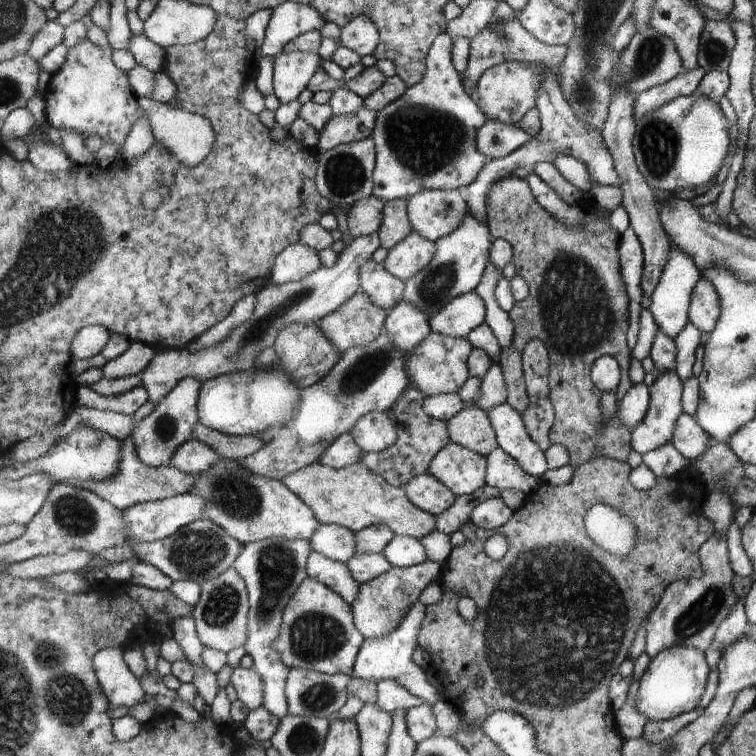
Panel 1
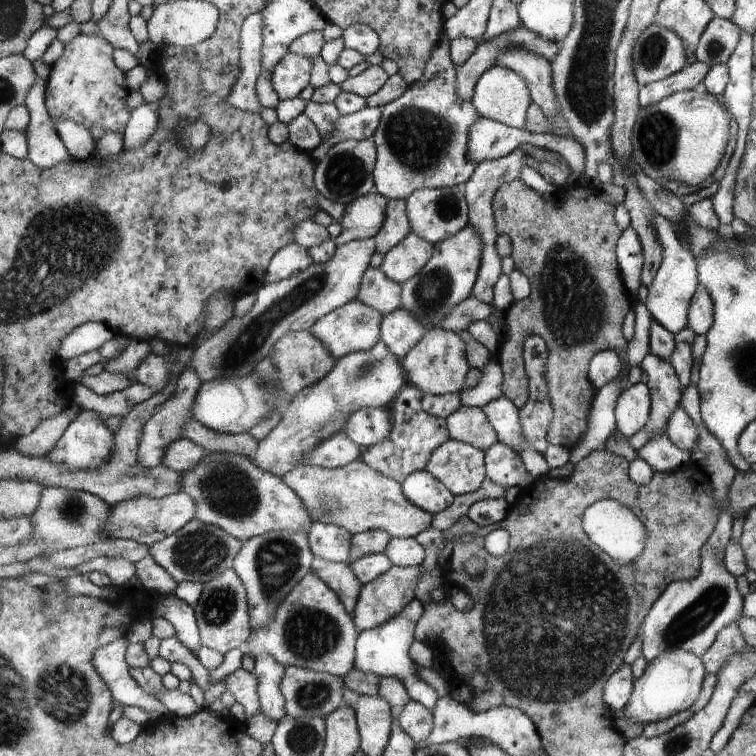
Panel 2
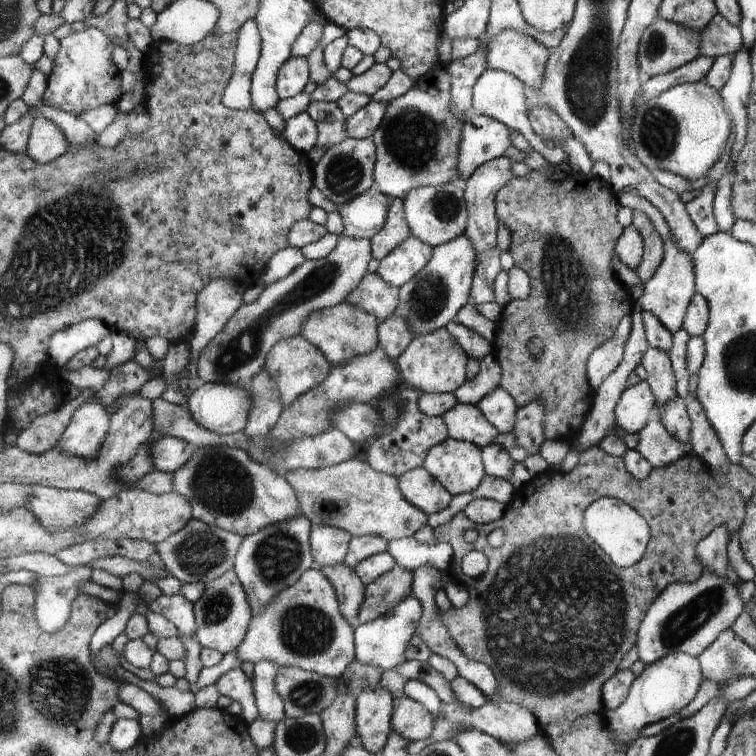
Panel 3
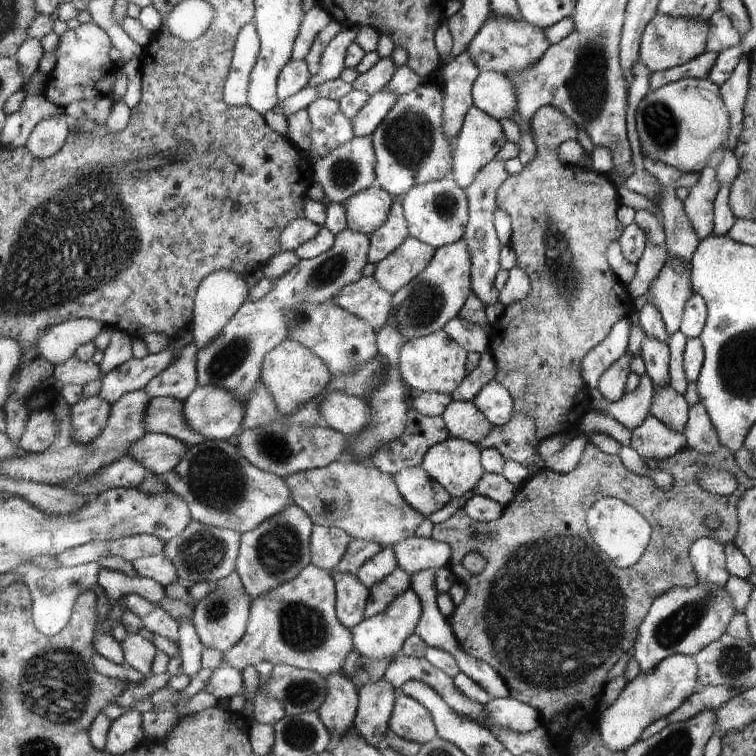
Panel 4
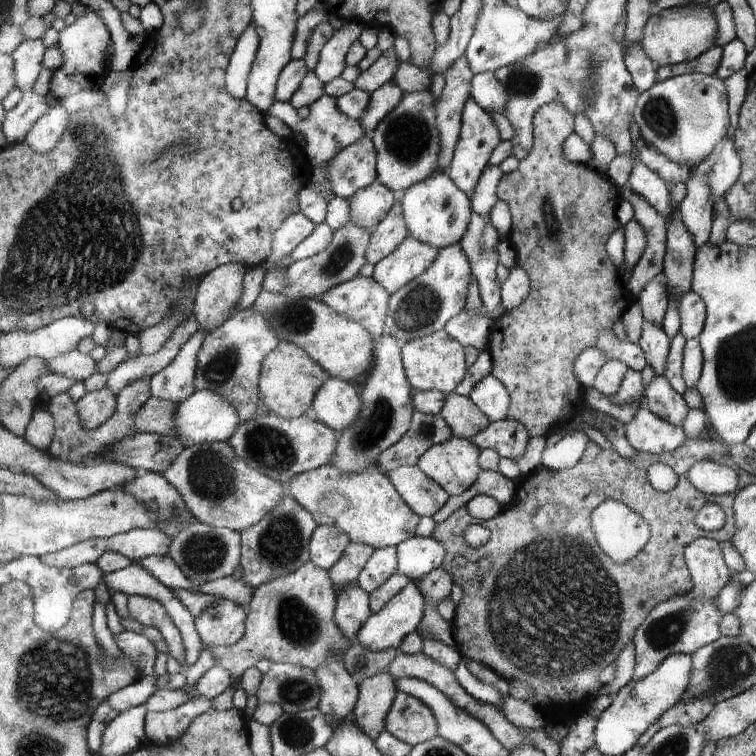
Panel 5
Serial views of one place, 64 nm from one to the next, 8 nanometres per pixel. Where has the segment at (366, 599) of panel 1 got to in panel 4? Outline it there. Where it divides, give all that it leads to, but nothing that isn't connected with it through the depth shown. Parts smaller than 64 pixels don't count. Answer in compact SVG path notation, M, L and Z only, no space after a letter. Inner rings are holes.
M399 567L386 580L369 589L370 600L367 604L366 619L386 612L398 597L406 594L411 588L412 575Z

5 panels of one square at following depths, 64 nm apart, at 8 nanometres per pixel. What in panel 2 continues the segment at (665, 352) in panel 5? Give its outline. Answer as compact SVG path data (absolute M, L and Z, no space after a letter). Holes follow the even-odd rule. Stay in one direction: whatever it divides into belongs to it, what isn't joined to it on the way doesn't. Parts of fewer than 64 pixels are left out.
M650 354L642 367L649 376L647 382L652 393L652 410L648 426L638 434L628 437L629 446L639 452L647 444L655 431L666 433L667 422L672 413L680 406L681 384L670 360Z

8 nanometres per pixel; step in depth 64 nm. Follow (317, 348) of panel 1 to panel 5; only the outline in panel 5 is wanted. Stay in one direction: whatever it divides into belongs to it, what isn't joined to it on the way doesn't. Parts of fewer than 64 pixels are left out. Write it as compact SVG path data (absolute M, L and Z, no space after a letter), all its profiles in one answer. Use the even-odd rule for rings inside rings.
M281 341L266 356L260 377L260 396L269 413L283 418L299 418L310 413L315 396L327 384L331 375L306 350L293 342Z

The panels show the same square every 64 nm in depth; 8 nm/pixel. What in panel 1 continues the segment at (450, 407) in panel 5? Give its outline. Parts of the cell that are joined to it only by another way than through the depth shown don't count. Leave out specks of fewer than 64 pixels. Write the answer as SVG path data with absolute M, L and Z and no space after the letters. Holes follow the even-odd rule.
M465 407L461 414L447 423L451 441L474 450L487 458L499 448L498 435L490 415L481 407Z

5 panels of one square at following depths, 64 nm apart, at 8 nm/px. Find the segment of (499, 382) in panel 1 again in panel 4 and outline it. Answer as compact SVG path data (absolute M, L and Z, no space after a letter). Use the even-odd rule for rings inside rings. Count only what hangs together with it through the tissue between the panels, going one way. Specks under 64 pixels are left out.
M492 353L482 355L479 366L469 372L466 381L452 393L452 398L457 401L474 402L475 396L486 387L489 382L496 380L497 364Z

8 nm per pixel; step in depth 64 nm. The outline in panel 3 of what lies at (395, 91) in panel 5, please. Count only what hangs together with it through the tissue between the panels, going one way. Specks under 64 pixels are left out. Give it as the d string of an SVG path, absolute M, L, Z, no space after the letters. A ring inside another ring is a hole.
M372 101L366 108L349 117L346 128L350 138L372 138L386 116L388 104L384 101Z

